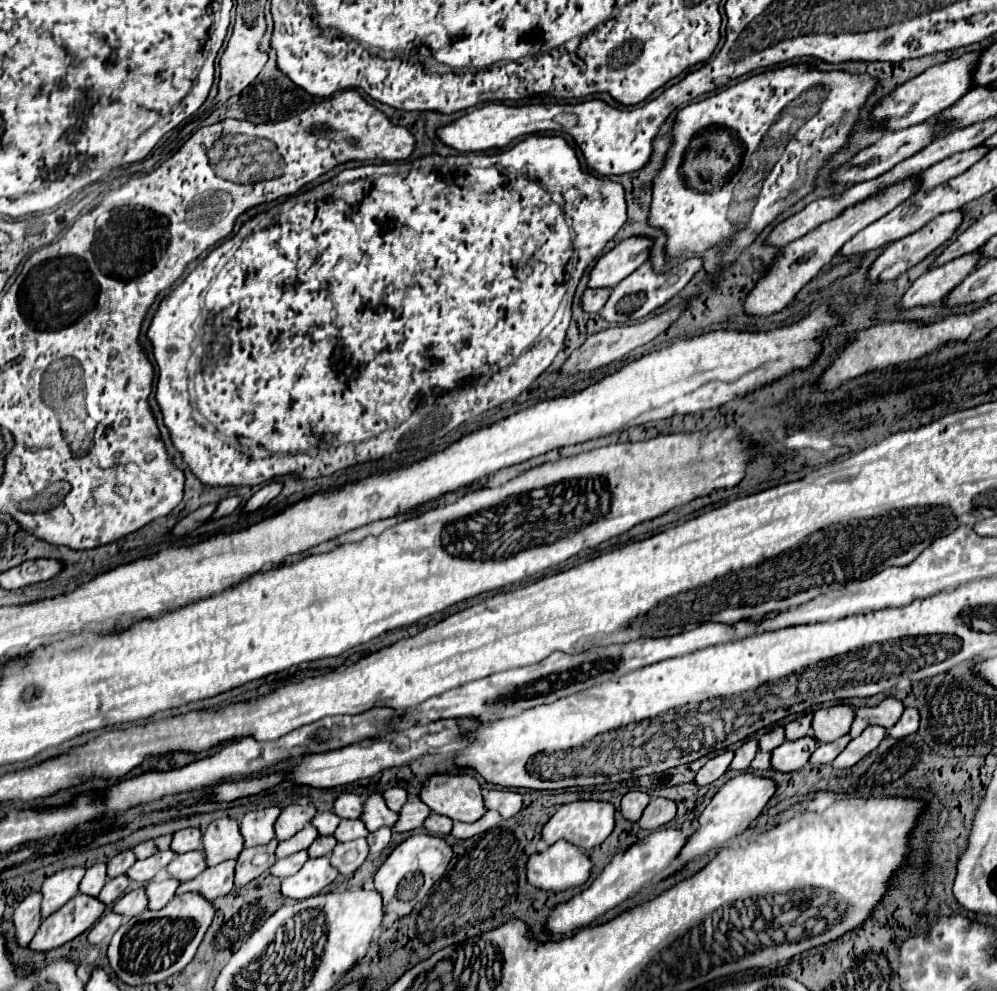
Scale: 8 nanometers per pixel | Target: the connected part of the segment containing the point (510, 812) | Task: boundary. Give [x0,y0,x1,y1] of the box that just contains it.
[485,791,523,819]

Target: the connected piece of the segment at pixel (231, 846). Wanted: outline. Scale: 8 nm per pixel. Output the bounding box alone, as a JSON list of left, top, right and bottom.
[203,819,243,867]

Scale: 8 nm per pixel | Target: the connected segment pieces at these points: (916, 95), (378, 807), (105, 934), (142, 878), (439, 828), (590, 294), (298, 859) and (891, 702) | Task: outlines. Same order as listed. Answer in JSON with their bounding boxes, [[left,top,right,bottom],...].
[[871,51,981,131],[361,793,399,833],[87,911,123,945],[127,851,175,883],[425,813,453,837],[581,289,609,313],[269,851,309,879],[849,697,903,739]]

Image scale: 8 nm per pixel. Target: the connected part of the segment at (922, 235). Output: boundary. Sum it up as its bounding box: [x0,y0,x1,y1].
[869,209,965,281]

